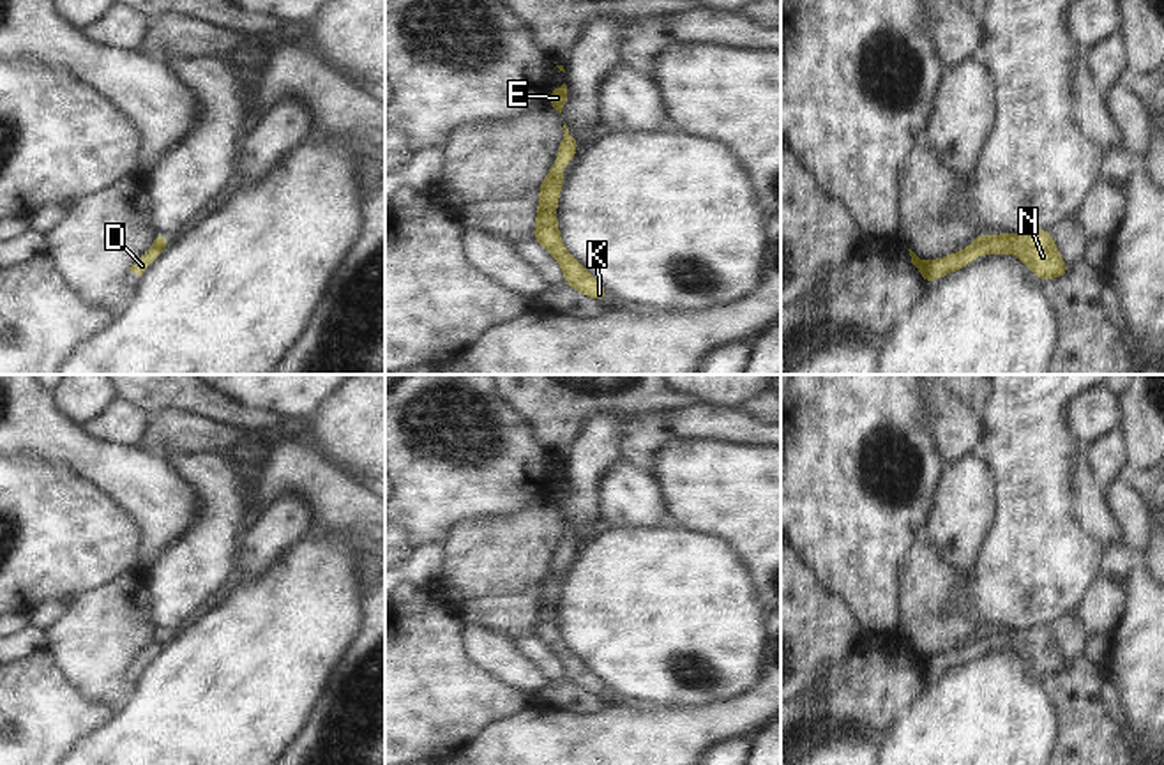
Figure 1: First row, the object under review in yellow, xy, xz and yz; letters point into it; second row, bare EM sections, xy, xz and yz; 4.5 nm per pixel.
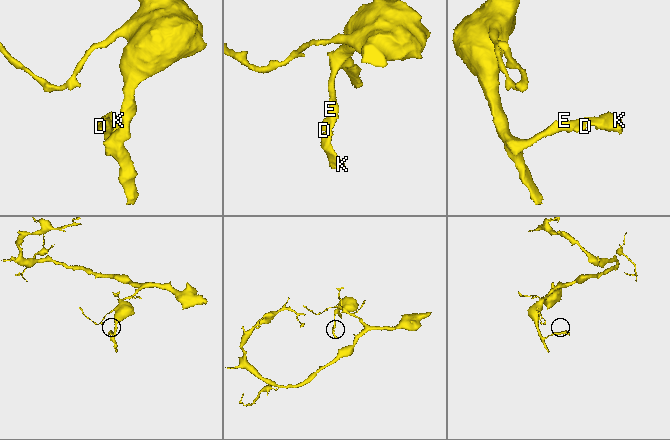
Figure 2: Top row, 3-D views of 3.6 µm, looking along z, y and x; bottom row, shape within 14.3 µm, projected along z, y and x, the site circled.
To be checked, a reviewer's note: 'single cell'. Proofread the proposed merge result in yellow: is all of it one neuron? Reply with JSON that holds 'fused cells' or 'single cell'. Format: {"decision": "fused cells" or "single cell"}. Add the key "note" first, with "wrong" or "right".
{"note": "right", "decision": "single cell"}

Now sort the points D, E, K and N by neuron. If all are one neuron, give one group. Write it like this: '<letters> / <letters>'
D E K N

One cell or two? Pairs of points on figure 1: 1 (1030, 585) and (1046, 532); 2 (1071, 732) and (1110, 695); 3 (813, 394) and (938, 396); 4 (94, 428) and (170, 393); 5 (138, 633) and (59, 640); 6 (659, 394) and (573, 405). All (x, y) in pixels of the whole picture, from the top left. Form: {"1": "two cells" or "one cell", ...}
{"1": "one cell", "2": "two cells", "3": "two cells", "4": "two cells", "5": "one cell", "6": "one cell"}

